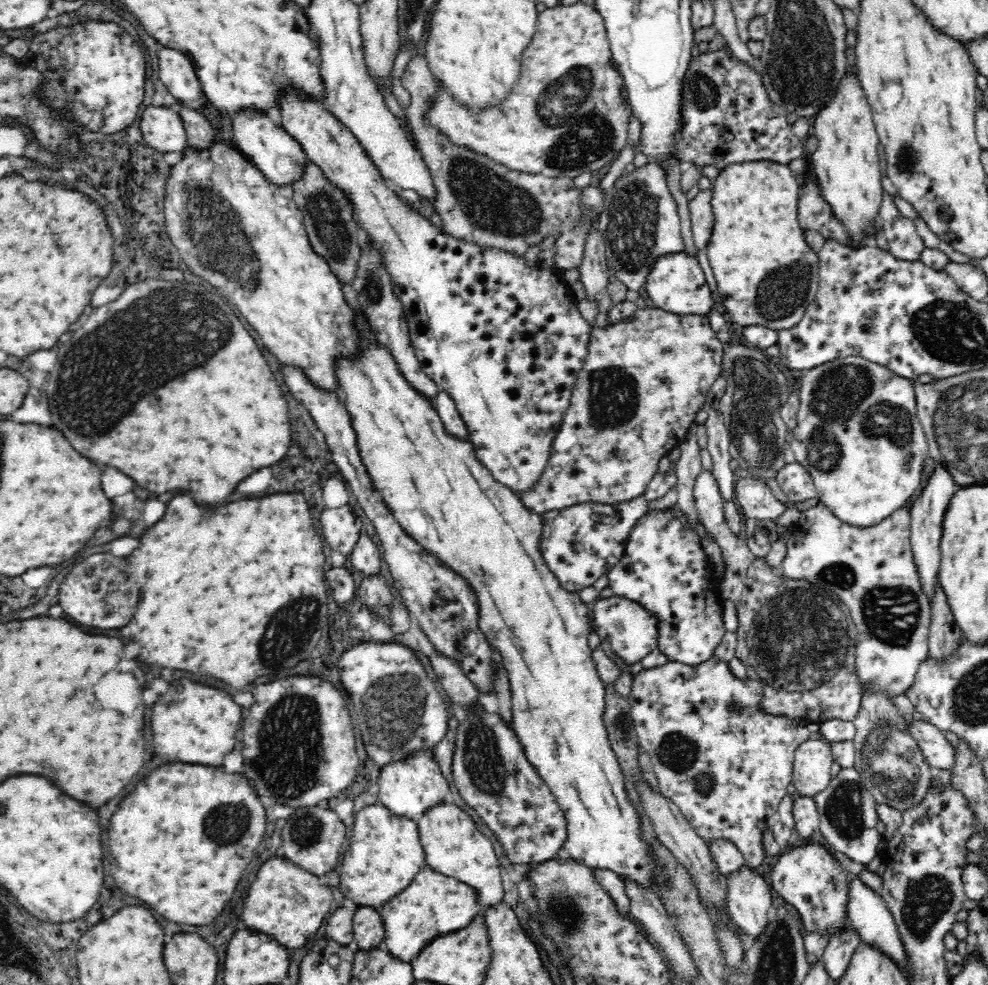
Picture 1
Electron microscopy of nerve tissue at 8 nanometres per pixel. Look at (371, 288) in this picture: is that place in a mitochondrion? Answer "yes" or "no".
yes

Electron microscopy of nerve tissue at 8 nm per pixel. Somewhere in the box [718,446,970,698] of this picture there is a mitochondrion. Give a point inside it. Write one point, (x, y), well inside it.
(800, 639)

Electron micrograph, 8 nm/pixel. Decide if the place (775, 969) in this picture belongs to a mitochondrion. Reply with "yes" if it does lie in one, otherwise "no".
yes

